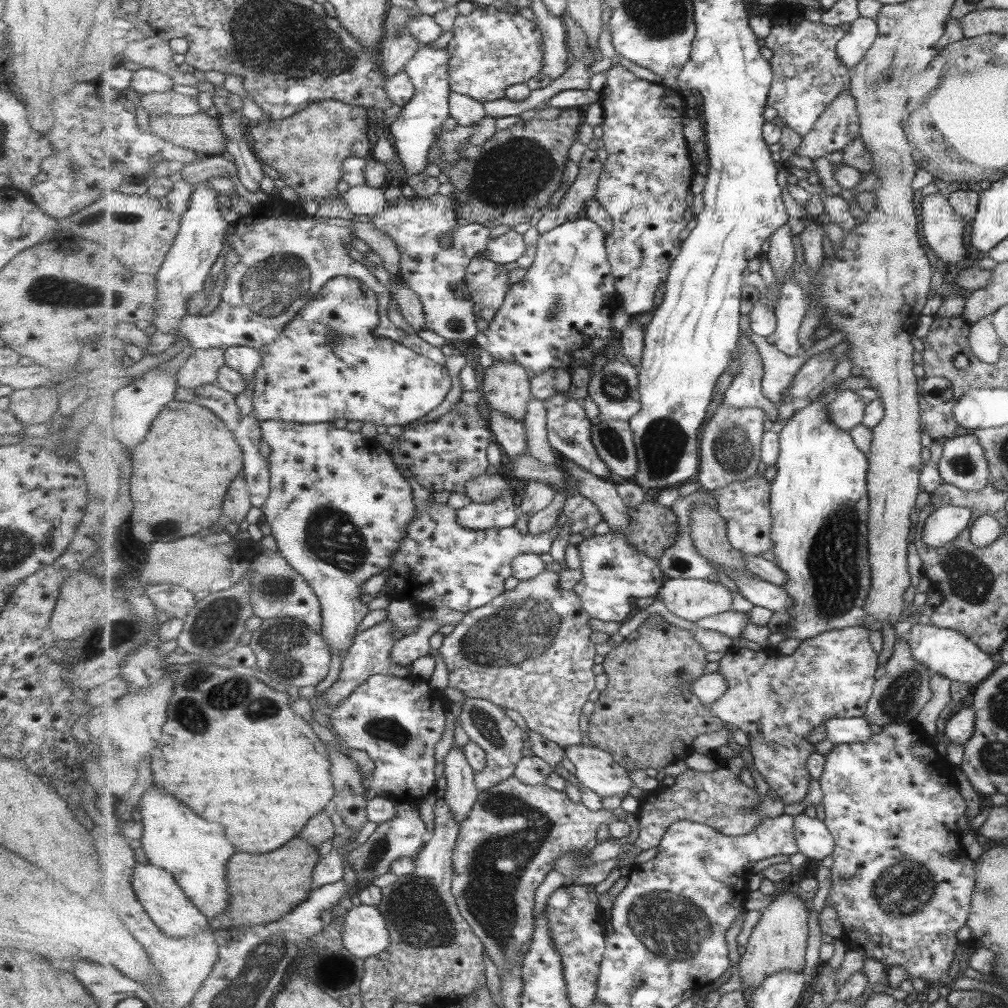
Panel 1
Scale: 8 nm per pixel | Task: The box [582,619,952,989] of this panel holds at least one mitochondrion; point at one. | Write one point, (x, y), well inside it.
(673, 926)

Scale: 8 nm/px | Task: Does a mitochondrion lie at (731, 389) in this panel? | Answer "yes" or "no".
no

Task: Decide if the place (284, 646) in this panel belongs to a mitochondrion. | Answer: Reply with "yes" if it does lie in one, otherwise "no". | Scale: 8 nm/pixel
yes

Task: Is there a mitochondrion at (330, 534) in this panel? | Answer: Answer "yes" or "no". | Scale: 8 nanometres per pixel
yes

